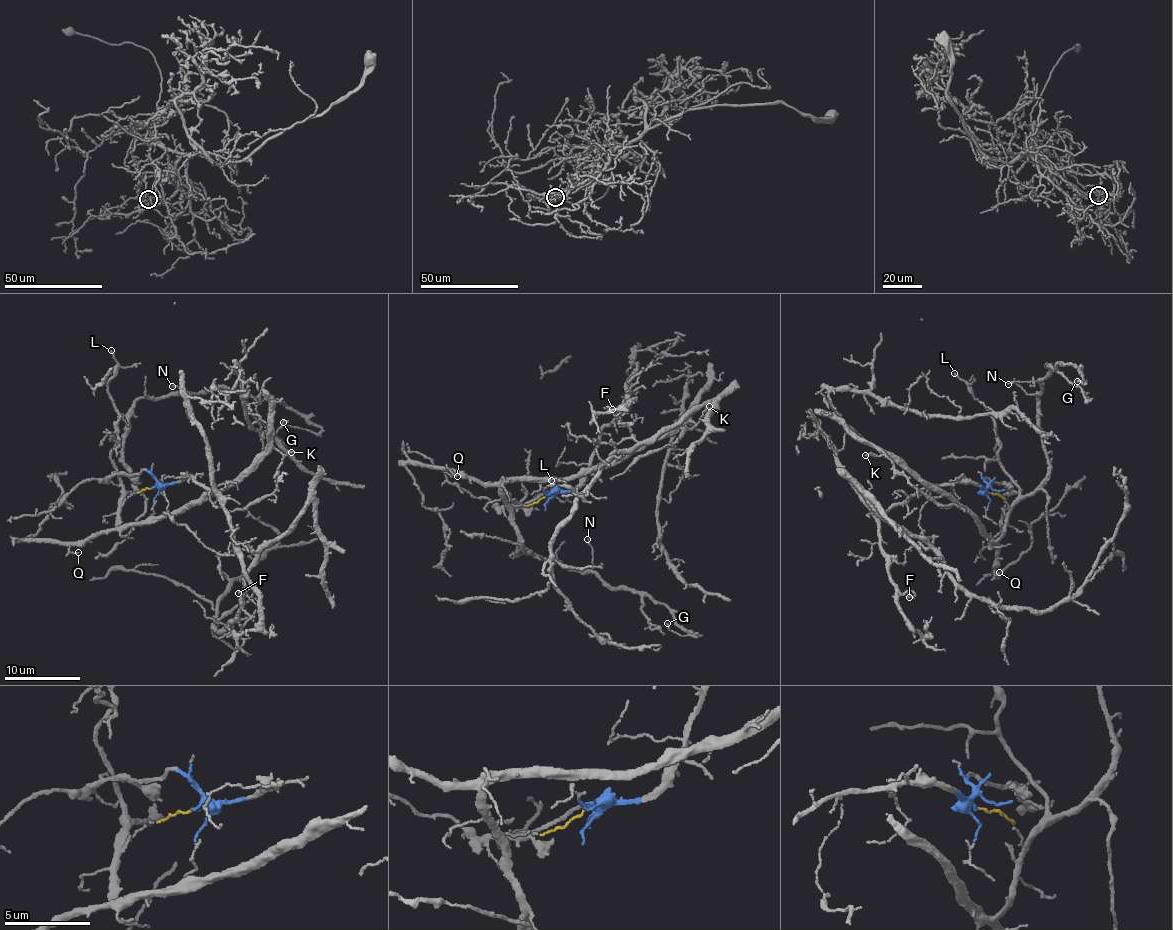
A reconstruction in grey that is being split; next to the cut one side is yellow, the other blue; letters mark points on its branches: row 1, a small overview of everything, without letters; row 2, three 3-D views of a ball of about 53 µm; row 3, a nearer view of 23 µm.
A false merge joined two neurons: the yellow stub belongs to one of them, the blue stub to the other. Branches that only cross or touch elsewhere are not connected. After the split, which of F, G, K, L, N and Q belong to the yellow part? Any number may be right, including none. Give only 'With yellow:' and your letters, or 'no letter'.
With yellow: G, K, L, N, Q

